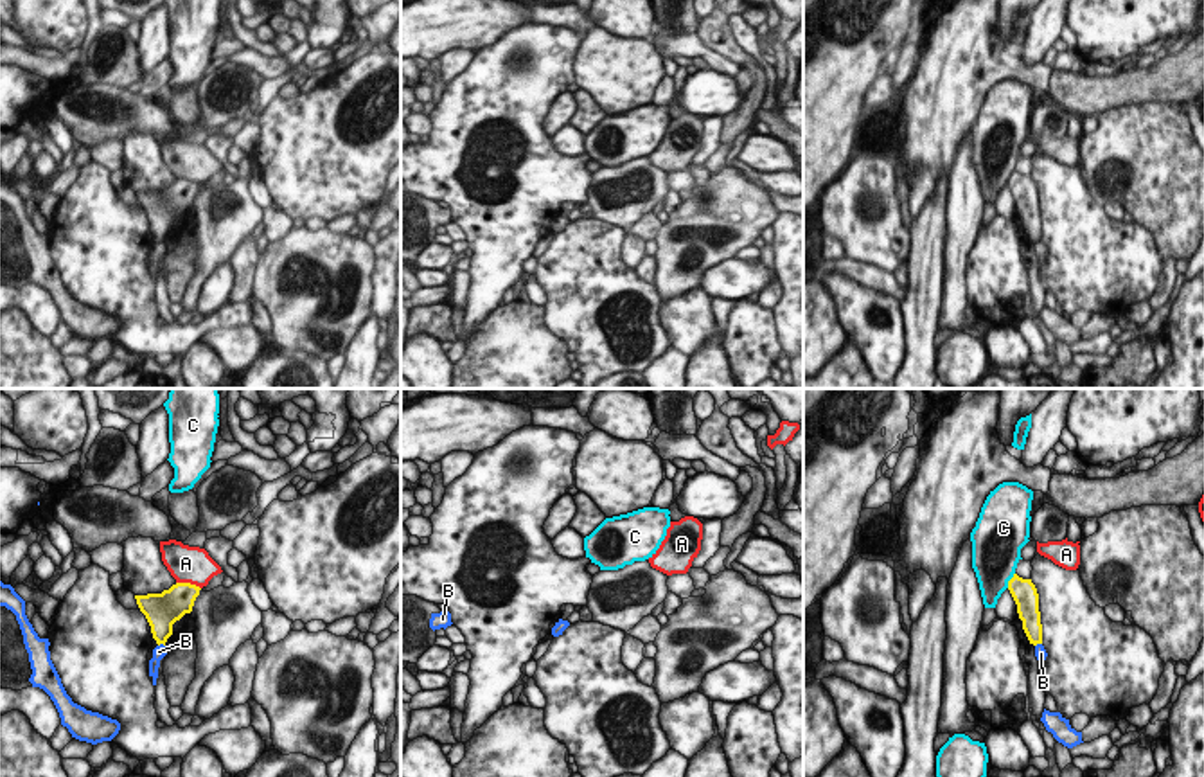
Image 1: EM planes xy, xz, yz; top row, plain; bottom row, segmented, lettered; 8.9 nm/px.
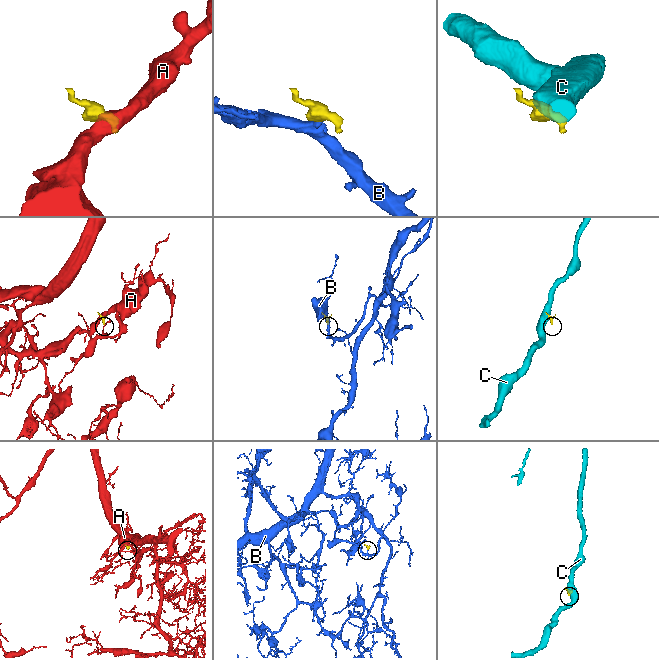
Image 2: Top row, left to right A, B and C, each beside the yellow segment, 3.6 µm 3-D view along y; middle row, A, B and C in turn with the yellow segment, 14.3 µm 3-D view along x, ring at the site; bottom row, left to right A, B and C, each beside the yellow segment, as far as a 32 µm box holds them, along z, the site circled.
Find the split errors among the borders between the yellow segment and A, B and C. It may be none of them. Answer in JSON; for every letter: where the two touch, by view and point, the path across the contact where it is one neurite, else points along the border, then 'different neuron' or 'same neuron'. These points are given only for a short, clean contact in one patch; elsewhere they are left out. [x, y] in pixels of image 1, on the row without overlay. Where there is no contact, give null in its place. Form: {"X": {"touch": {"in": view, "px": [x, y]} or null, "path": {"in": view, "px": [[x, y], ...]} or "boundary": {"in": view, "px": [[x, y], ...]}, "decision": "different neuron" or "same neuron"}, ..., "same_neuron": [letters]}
{"A": {"touch": {"in": "xy", "px": [189, 180]}, "boundary": {"in": "xy", "px": [[177, 178], [187, 178], [200, 186]]}, "decision": "different neuron"}, "B": {"touch": {"in": "xy", "px": [160, 240]}, "boundary": {"in": "xy", "px": [[164, 241], [159, 243]]}, "decision": "different neuron"}, "C": {"touch": {"in": "yz", "px": [1010, 177]}, "boundary": {"in": "yz", "px": [[1014, 169], [1007, 184]]}, "decision": "different neuron"}, "same_neuron": []}

